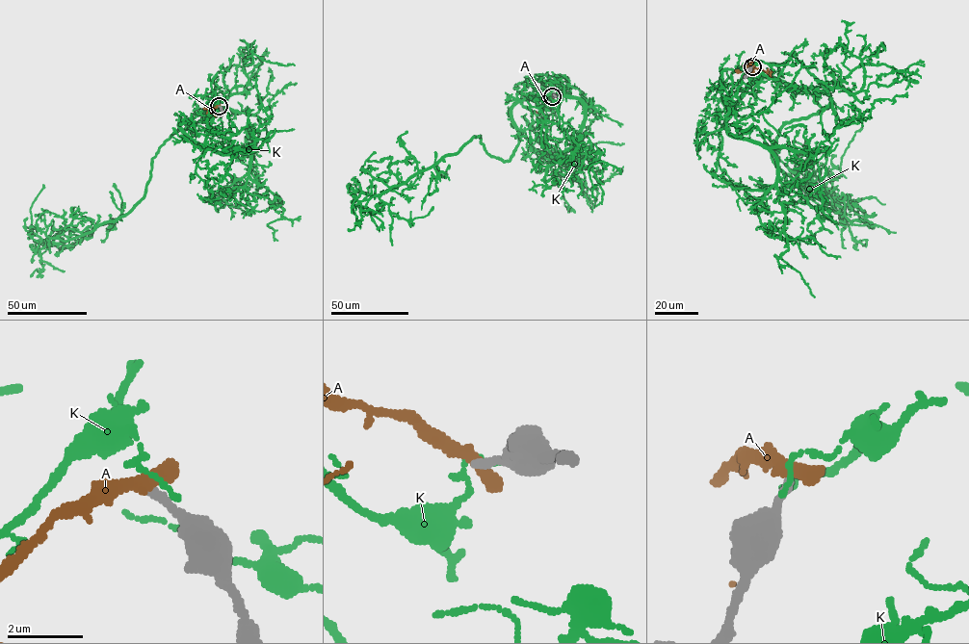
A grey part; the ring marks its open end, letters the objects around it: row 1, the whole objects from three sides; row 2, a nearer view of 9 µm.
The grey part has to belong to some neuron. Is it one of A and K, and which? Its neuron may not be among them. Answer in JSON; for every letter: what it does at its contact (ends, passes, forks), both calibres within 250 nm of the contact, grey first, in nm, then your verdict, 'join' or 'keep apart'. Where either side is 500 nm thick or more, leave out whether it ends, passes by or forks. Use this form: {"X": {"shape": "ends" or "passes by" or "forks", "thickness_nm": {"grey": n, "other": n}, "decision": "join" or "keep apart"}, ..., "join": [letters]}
{"A": {"shape": "ends", "thickness_nm": {"grey": 240, "other": 480}, "decision": "keep apart"}, "K": {"shape": "ends", "thickness_nm": {"grey": 320, "other": 110}, "decision": "keep apart"}, "join": []}

